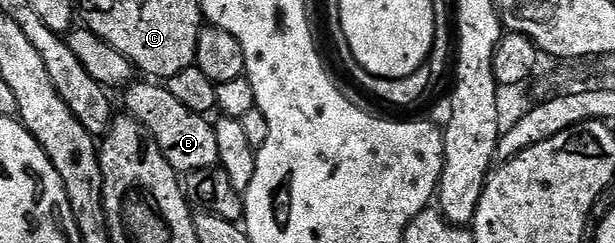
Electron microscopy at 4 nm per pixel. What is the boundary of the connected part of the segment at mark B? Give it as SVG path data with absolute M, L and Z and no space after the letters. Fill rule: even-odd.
M135 82L126 89L128 92L125 112L138 124L142 124L144 133L153 141L154 147L159 149L165 162L169 162L169 166L179 174L216 167L219 163L219 155L217 134L212 121L206 115L185 110L185 106L181 106L181 102L177 102L177 98L169 94L167 87L155 82L143 83L147 84Z

